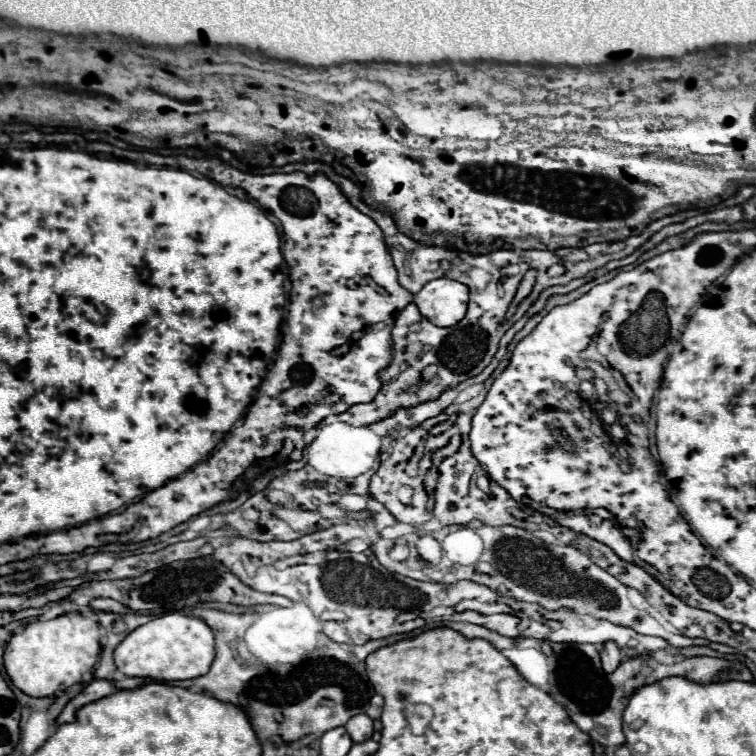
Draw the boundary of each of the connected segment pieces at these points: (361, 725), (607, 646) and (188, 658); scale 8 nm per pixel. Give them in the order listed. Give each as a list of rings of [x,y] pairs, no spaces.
[[[356,714],[346,722],[346,732],[350,734],[350,738],[354,742],[364,742],[372,736],[374,728],[372,728],[372,718],[368,714]]]
[[[604,642],[600,646],[600,658],[602,658],[602,668],[606,672],[614,672],[614,668],[618,668],[618,664],[622,662],[622,654],[616,642]]]
[[[182,612],[164,614],[154,618],[136,630],[132,630],[114,650],[114,662],[126,676],[140,676],[158,682],[190,680],[204,676],[214,660],[214,634],[210,626]]]

